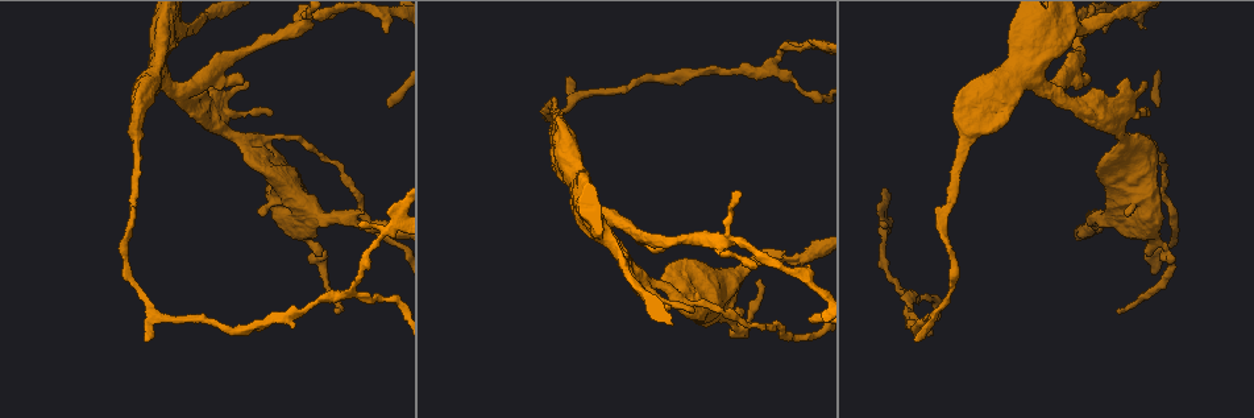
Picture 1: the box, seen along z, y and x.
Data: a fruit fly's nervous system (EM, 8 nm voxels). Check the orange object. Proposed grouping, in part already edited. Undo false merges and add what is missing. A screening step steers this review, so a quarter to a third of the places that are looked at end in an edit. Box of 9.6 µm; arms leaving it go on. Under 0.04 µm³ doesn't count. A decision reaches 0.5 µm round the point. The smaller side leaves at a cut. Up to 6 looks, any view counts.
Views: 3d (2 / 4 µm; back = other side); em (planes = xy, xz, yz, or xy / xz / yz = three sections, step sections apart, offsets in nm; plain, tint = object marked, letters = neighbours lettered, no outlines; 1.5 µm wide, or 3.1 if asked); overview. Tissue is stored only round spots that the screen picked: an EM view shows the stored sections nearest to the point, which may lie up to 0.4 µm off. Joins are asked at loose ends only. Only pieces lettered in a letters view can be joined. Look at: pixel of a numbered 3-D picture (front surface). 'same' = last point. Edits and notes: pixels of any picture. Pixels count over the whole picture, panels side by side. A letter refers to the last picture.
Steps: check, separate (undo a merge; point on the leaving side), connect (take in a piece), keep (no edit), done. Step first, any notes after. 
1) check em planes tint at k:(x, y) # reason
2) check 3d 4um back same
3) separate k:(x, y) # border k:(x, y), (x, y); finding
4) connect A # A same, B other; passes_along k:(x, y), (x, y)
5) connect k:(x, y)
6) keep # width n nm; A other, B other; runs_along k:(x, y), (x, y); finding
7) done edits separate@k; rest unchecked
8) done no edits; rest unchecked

check 3d 2um at 1:(141, 296)

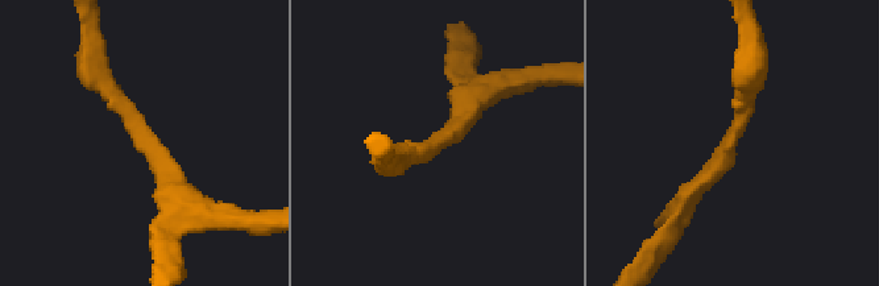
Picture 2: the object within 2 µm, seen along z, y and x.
check em xy step 8 tint at 2:(739, 136) # arm_widths 160, 190 nm; shape alone is not enough

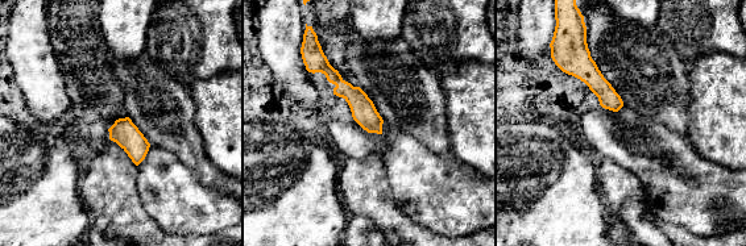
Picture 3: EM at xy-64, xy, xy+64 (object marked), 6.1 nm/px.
check em planes letters same

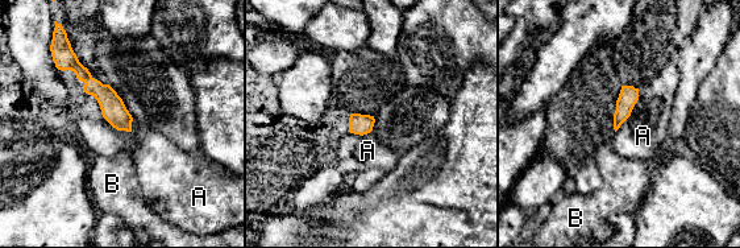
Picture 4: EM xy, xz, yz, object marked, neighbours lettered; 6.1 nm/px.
keep # longest_contact A 300 nm; A other, B other; runs_along 4:(67, 62), (111, 103), (128, 127); all the same neuron

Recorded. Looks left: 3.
check em 3.1um xz step 16 plain at 1:(357, 225) # narrows sharply

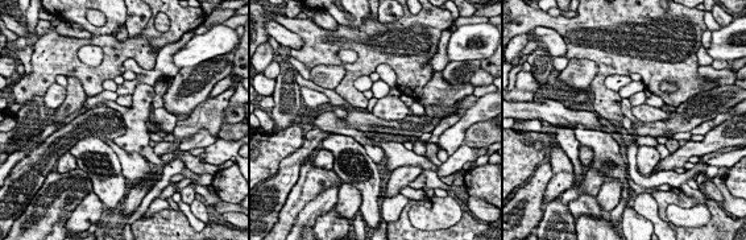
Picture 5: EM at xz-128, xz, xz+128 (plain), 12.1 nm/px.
check em 3.1um xz step 16 letters same

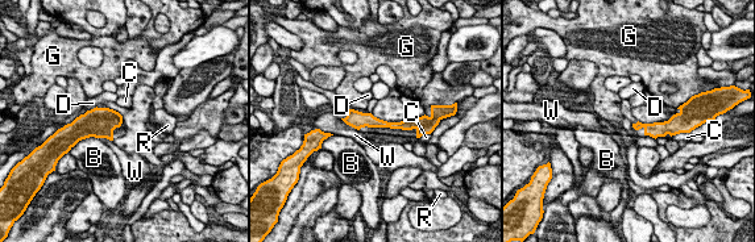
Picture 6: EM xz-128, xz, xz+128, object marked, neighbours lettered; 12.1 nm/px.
keep # B other, C other, D other, G other, R other, W other; runs_along 6:(348, 119), (390, 125), (414, 121); continuous, no second neuron

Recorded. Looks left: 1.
check em planes letters at 1:(1110, 98)

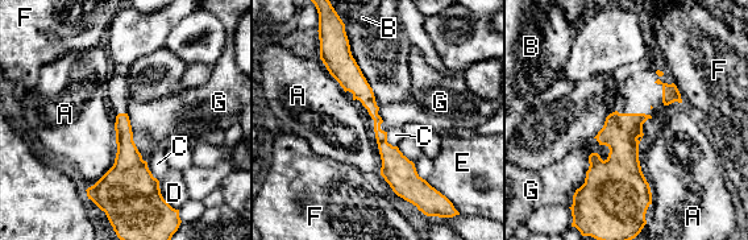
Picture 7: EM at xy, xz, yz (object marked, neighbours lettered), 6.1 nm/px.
keep # A other, B other, C other, D other, E other, F other, G other; border 7:(595, 137), (609, 154), (574, 190); none of them fits

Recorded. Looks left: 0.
done no edits; rest unchecked

